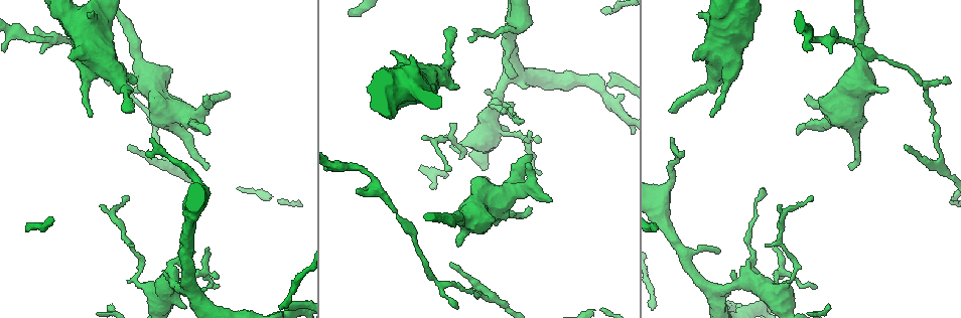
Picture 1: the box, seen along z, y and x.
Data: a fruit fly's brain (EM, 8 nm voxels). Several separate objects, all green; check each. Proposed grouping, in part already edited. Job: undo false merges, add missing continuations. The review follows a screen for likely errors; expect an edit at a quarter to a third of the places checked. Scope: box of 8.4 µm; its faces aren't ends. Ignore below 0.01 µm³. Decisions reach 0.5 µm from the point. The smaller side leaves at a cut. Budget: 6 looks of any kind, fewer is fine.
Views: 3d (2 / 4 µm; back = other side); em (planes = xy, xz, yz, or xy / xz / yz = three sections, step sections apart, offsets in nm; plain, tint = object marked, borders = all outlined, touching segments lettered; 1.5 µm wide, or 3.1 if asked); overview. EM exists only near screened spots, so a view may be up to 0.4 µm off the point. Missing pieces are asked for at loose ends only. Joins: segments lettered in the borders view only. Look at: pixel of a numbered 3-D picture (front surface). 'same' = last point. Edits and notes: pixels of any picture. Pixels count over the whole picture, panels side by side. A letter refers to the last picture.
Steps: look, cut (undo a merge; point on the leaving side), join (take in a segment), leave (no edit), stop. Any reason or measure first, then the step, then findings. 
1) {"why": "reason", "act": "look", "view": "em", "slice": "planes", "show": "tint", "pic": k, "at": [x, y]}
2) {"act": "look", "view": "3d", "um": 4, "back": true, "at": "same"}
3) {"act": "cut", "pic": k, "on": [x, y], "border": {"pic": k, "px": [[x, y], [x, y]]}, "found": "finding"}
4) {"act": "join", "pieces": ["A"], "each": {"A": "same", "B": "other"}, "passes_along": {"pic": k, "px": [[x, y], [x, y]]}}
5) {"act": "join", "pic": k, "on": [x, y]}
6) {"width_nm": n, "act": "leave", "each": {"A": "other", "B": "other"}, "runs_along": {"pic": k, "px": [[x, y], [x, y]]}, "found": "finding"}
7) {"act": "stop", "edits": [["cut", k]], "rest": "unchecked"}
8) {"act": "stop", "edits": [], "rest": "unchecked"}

{"why": "branch stops here", "act": "look", "view": "3d", "um": 2, "pic": 1, "at": [850, 169]}

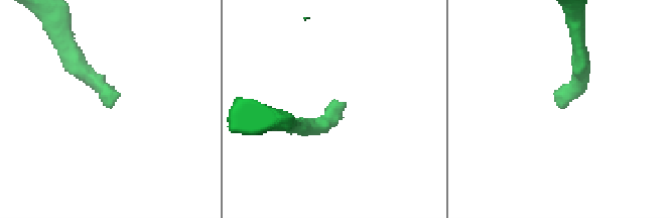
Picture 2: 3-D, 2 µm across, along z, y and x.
{"act": "look", "view": "em", "slice": "planes", "show": "plain", "pic": 2, "at": [557, 105]}

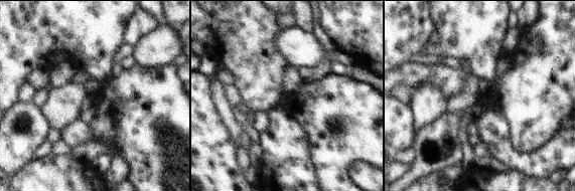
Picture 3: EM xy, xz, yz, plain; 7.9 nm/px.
{"why": "what lies round it", "act": "look", "view": "em", "slice": "planes", "show": "borders", "at": "same"}

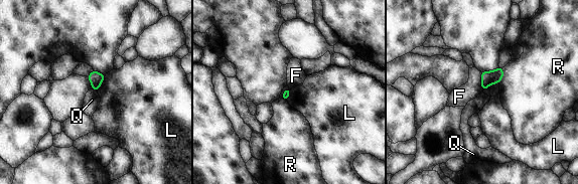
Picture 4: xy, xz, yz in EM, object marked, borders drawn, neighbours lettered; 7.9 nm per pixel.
{"act": "leave", "each": {"F": "other", "L": "other", "Q": "other", "R": "other"}, "border": {"pic": 4, "px": [[480, 72], [480, 87], [482, 89]]}, "found": "no lettered segment goes on from it"}

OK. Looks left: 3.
{"act": "look", "view": "3d", "um": 4, "pic": 1, "at": [793, 278]}

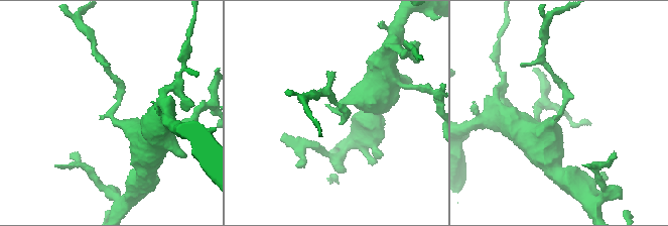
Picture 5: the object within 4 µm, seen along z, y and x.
{"why": "need the tissue", "act": "look", "view": "em", "slice": "yz", "step": 8, "show": "tint", "pic": 5, "at": [340, 112]}

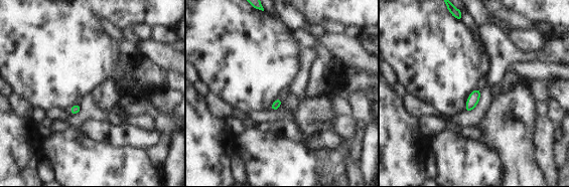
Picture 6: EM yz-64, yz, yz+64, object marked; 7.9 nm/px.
{"act": "look", "view": "em", "slice": "planes", "show": "borders", "at": "same"}

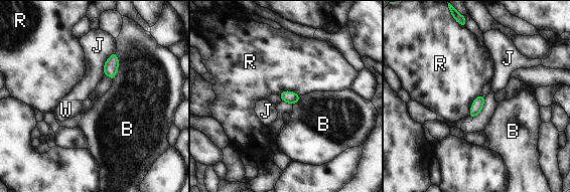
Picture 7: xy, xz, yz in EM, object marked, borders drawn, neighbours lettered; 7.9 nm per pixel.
{"act": "leave", "each": {"B": "other", "J": "other", "R": "other", "W": "other"}, "found": "continuous, no second cell"}

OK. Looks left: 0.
{"act": "stop", "edits": [], "rest": "unchecked"}

